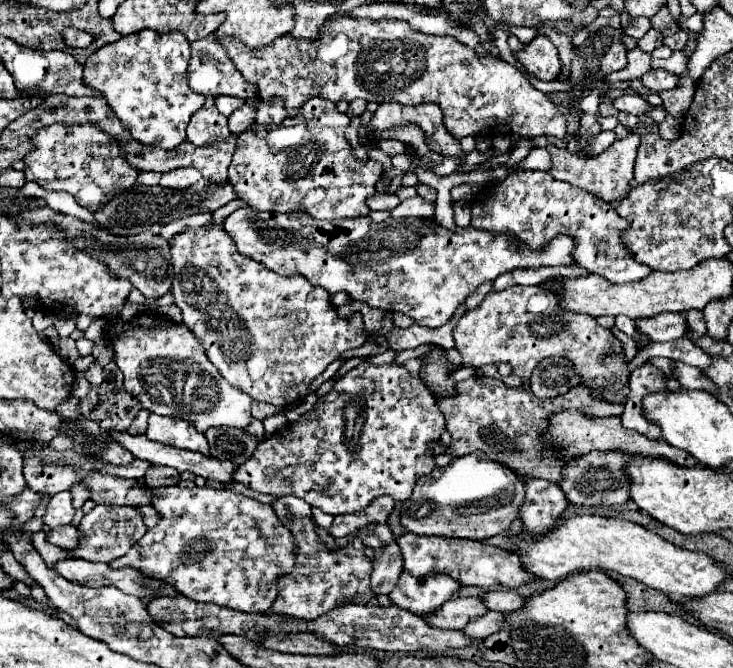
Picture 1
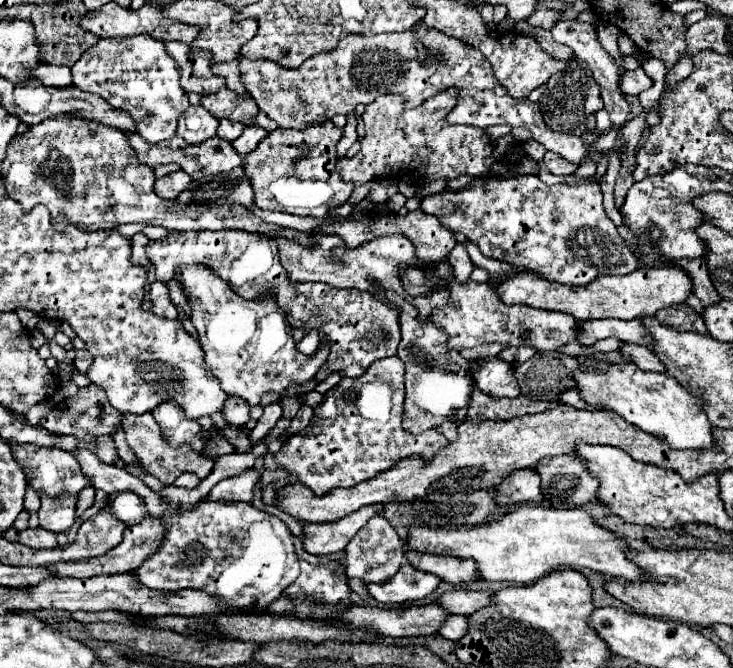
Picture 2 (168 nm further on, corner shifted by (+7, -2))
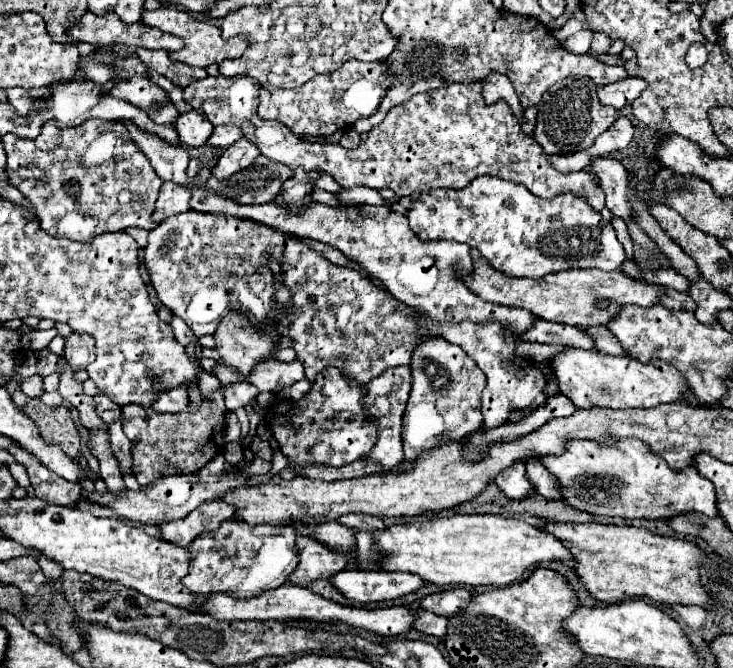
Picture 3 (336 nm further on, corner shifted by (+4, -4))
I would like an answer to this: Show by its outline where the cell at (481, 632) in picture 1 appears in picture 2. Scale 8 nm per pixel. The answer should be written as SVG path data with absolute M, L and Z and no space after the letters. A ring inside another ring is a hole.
M447 616L447 620L441 626L441 636L447 640L461 640L461 636L465 636L465 632L469 632L469 618L467 616Z

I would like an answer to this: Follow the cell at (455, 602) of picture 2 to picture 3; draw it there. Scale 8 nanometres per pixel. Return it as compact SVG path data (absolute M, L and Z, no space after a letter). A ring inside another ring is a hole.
M448 588L430 596L424 596L420 600L420 606L424 610L430 610L438 616L454 616L458 610L464 610L464 606L468 606L468 602L472 600L472 594L464 588Z

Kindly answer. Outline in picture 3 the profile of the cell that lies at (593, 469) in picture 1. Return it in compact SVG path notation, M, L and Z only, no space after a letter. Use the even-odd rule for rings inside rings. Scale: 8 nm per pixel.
M528 458L526 470L528 470L528 478L530 478L530 482L538 494L542 494L544 498L550 498L550 500L562 498L558 484L554 482L556 478L542 466L542 462L538 462L536 458Z

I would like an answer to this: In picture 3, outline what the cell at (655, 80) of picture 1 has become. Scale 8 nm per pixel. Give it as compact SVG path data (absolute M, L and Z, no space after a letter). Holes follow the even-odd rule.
M626 78L608 86L602 86L598 90L598 98L602 106L612 106L616 110L630 106L634 102L634 98L640 96L640 92L646 88L646 82L642 78Z

